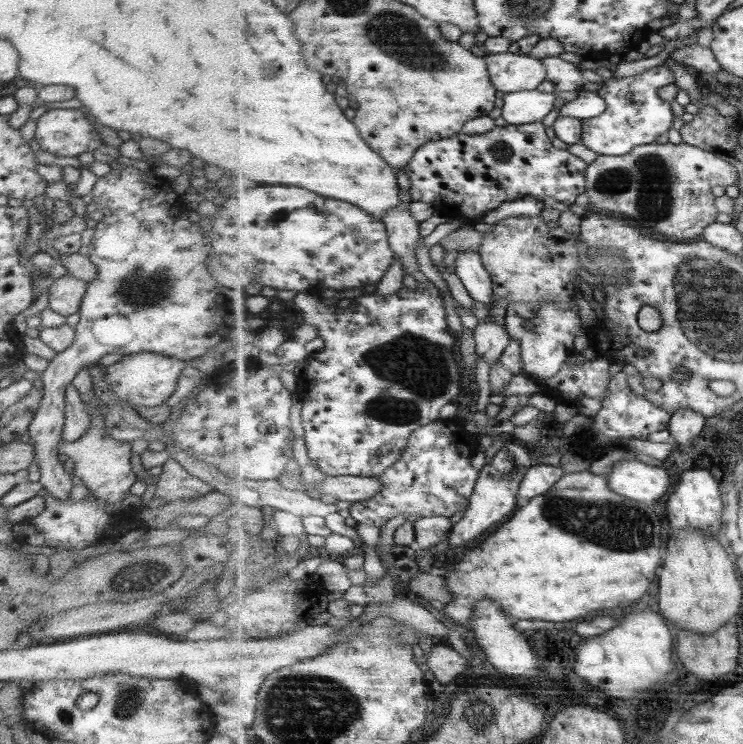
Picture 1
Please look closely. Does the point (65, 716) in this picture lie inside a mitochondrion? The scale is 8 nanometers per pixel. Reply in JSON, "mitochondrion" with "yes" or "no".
{"mitochondrion":"no"}

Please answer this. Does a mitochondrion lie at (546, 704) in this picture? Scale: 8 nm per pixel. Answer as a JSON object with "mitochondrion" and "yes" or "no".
{"mitochondrion":"no"}

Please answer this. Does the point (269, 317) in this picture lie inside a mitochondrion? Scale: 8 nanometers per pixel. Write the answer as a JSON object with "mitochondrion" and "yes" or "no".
{"mitochondrion":"no"}

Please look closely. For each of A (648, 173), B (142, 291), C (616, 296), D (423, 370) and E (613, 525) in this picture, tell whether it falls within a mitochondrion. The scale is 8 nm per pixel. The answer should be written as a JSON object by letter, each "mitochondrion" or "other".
{"A":"mitochondrion","B":"mitochondrion","C":"other","D":"mitochondrion","E":"mitochondrion"}

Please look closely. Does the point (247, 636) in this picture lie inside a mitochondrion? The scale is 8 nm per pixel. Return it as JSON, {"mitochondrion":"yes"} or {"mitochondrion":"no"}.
{"mitochondrion":"no"}

